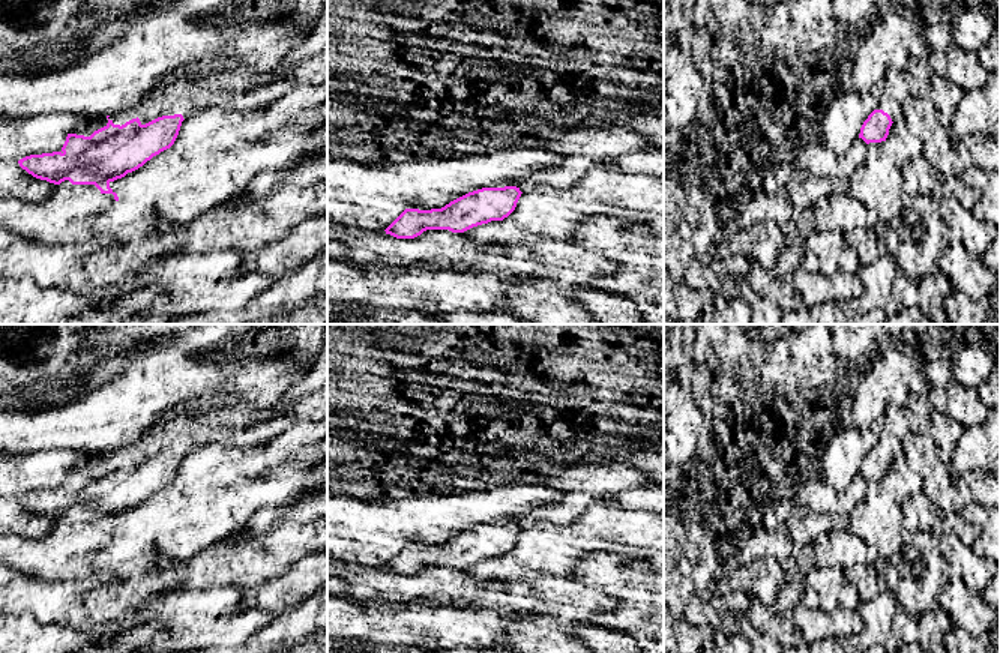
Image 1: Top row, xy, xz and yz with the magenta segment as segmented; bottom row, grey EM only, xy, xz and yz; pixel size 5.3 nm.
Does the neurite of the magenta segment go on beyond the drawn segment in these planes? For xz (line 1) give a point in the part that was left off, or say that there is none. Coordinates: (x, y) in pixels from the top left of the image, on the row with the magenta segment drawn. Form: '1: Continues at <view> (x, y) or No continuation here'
1: No continuation here

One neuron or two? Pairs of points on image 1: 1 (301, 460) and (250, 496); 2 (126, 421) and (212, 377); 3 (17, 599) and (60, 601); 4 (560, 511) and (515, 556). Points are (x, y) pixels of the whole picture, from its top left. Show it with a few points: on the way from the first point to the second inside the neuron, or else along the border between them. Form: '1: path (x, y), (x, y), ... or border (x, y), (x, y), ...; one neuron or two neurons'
1: border (311, 445), (302, 446), (284, 464); two neurons
2: path (147, 407), (158, 406), (179, 385), (191, 382); one neuron
3: path (27, 599), (50, 601); one neuron
4: border (557, 524), (539, 520), (530, 529); two neurons

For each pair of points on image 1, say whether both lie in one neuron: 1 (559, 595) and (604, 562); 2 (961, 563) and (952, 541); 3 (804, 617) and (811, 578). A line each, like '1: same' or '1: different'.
1: different
2: same
3: different

